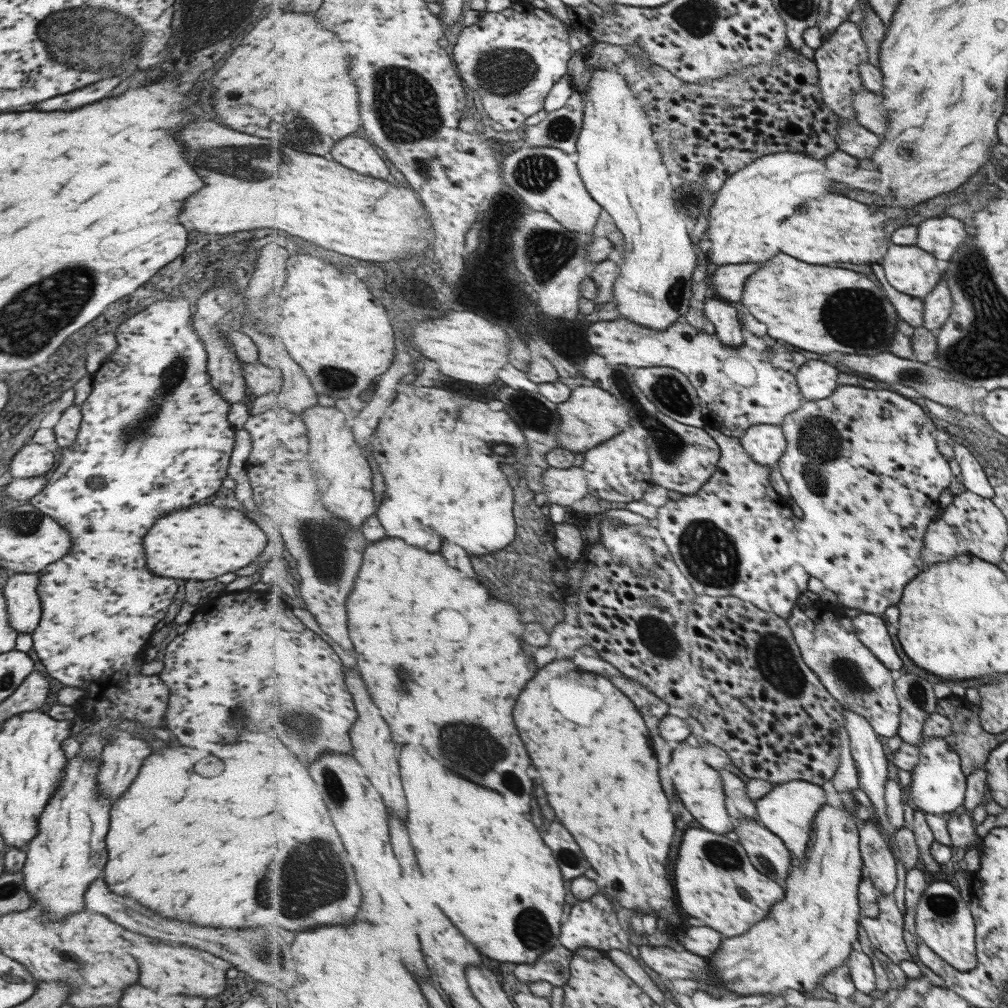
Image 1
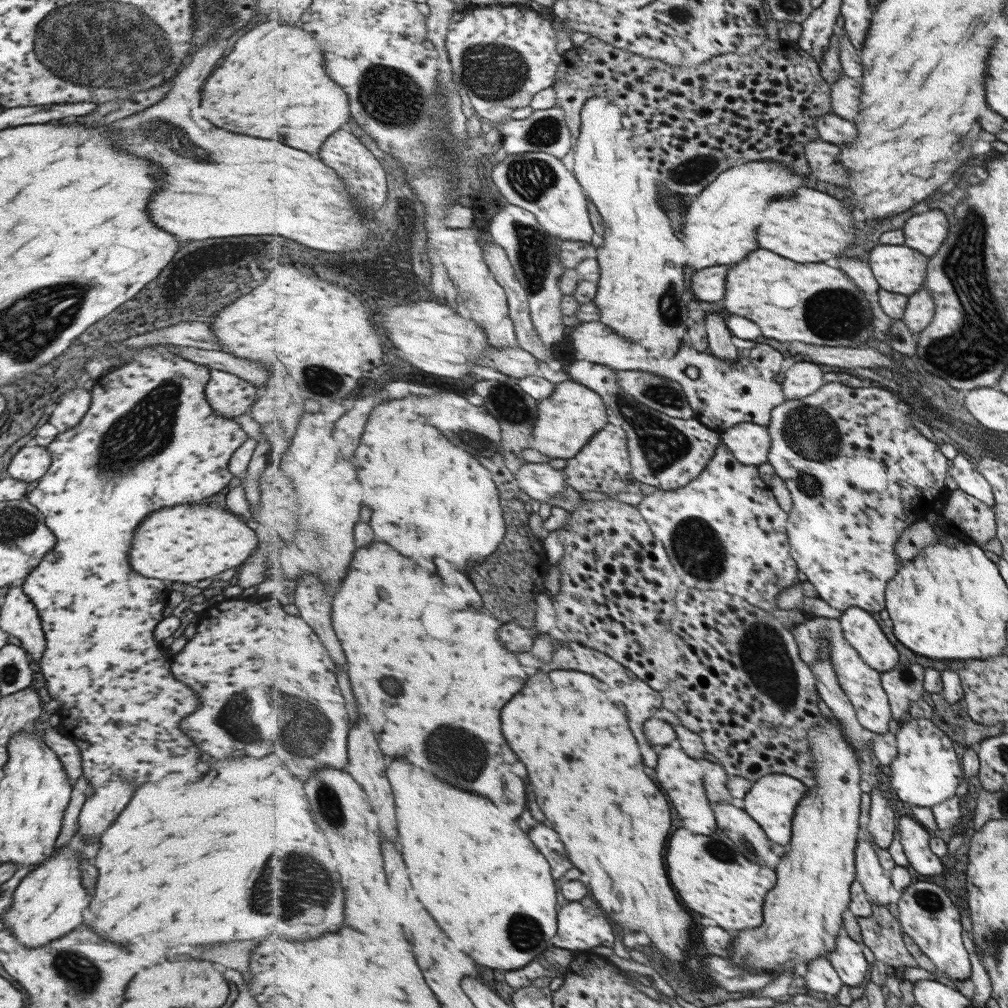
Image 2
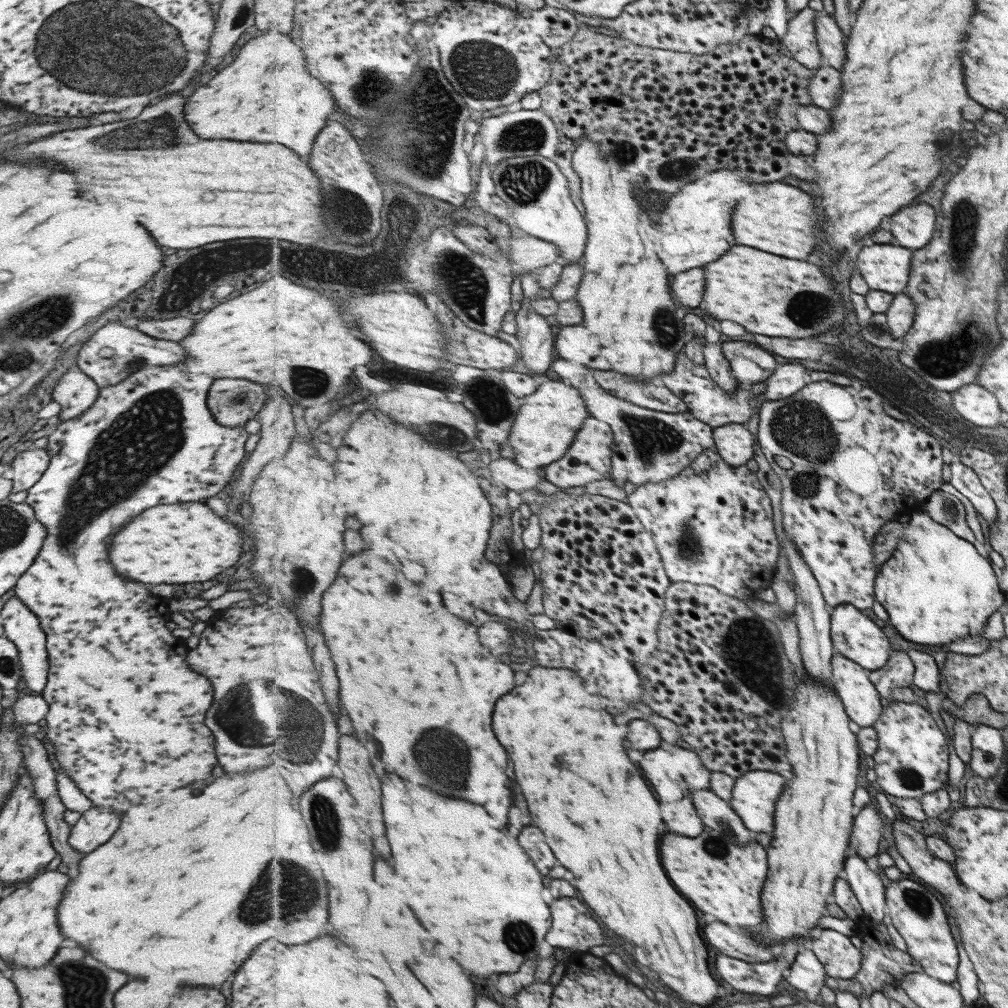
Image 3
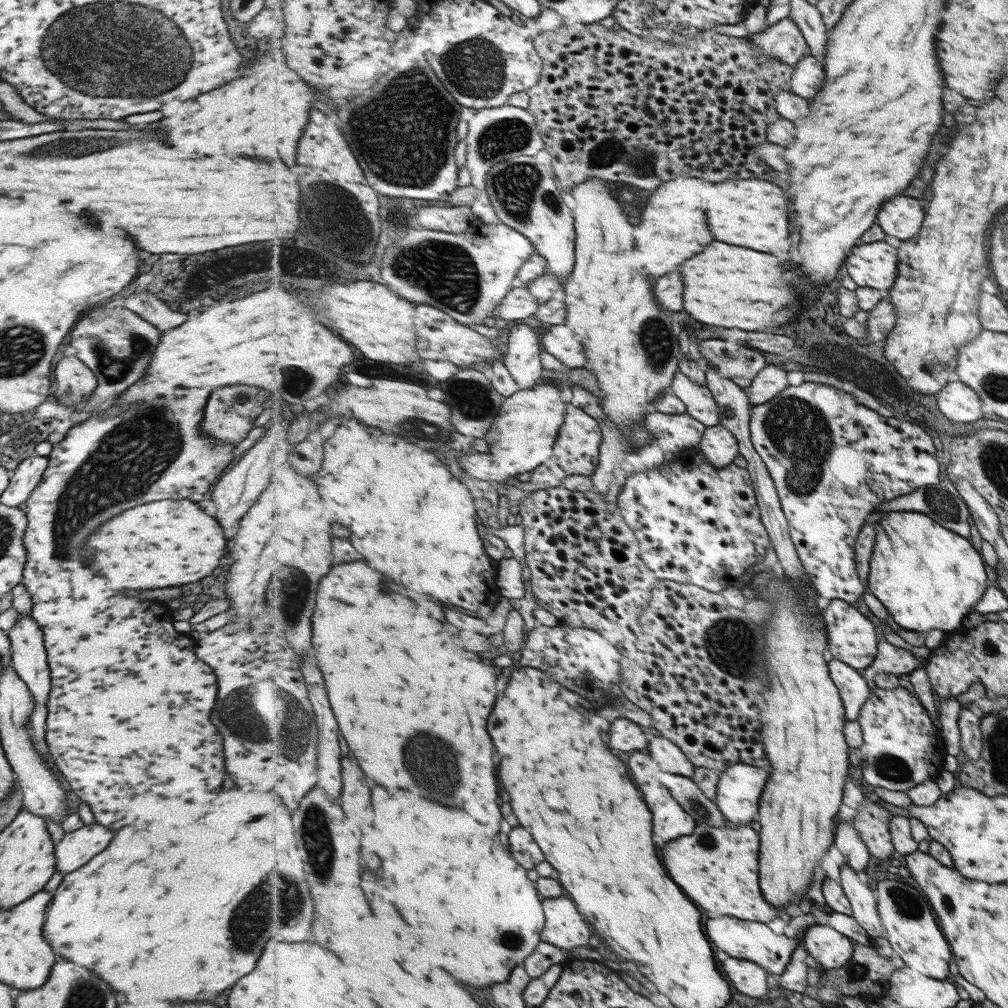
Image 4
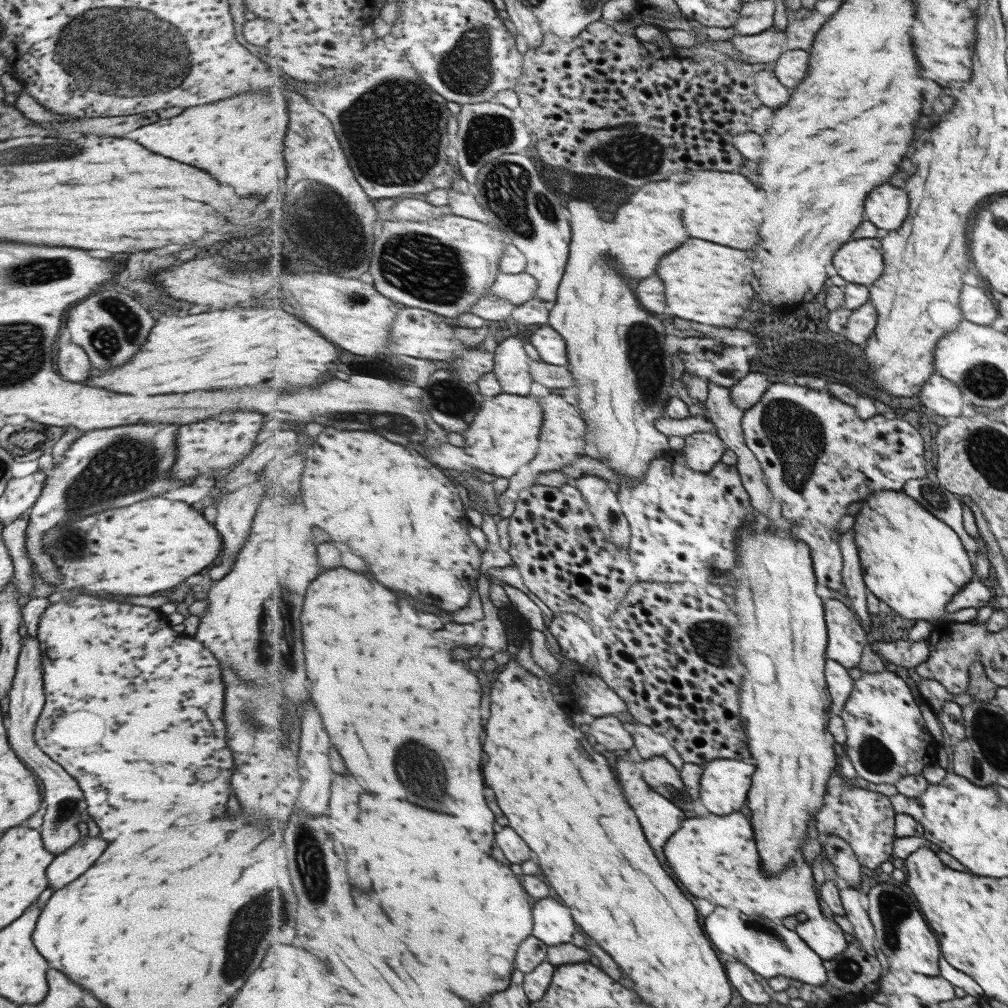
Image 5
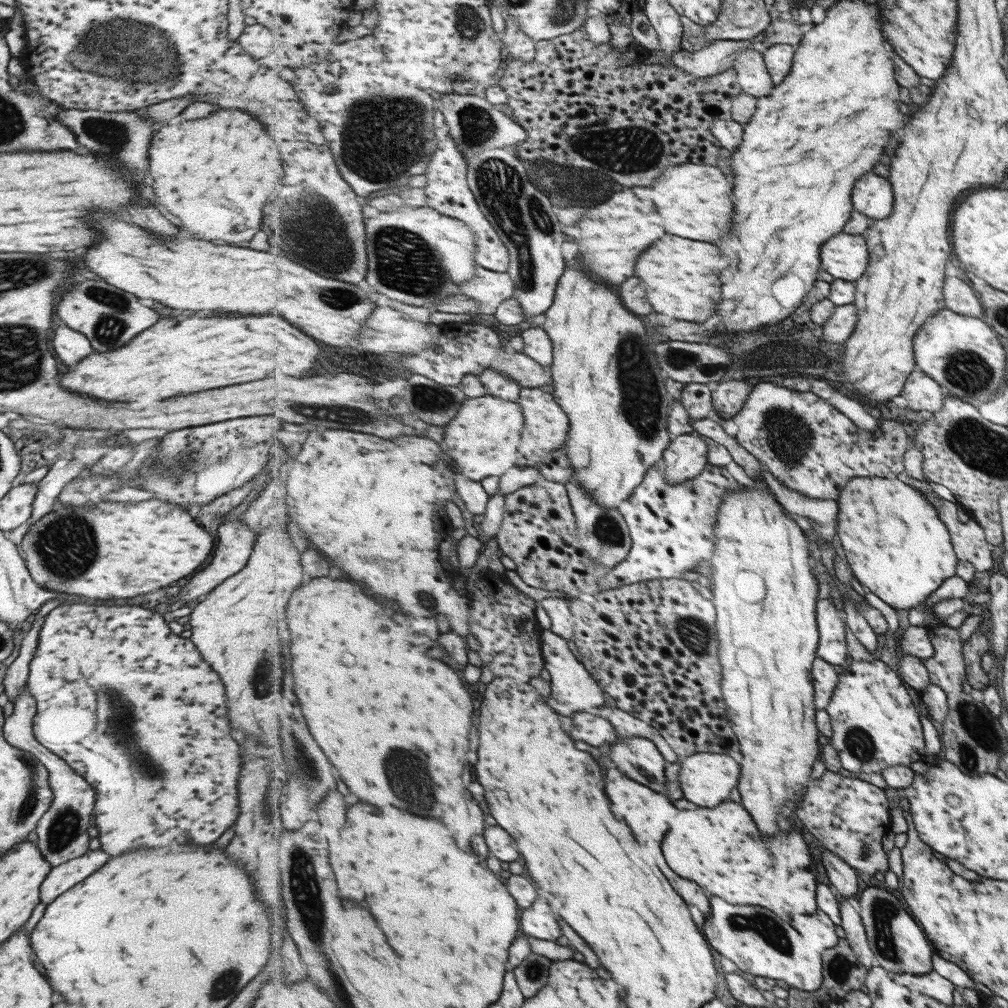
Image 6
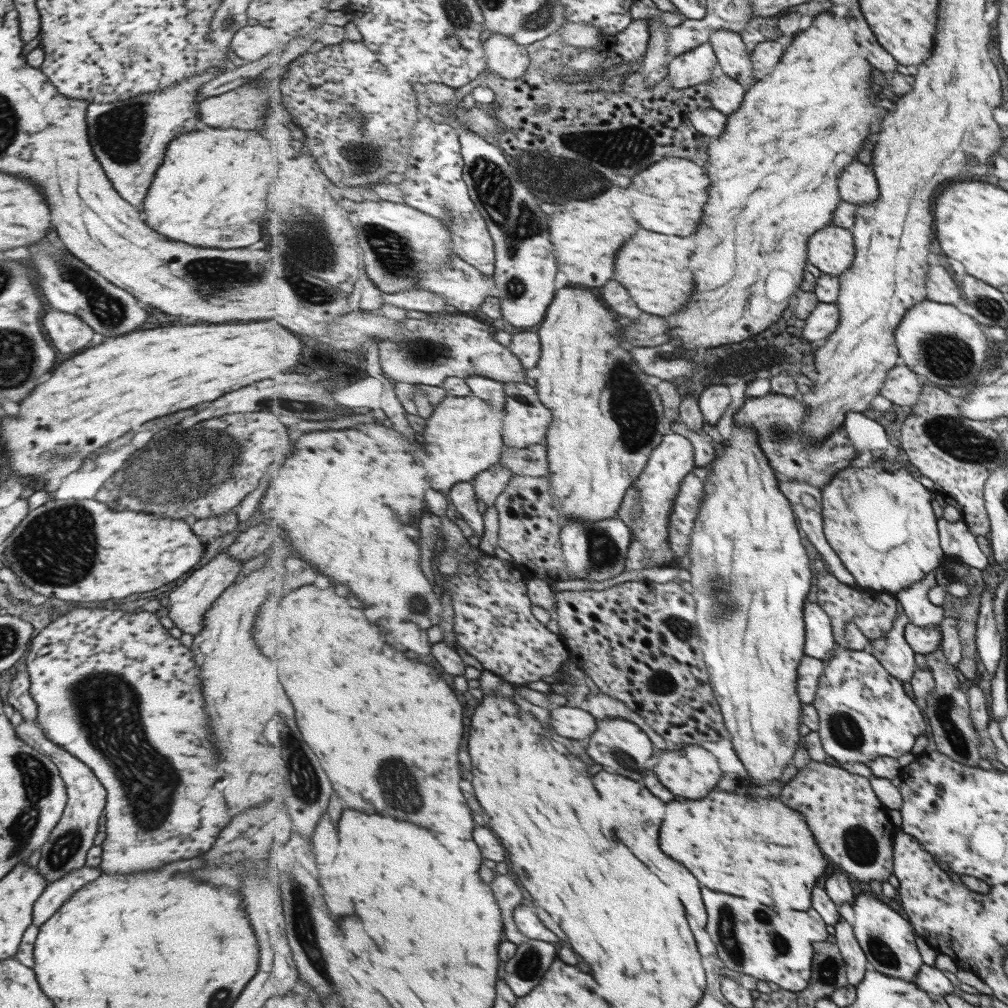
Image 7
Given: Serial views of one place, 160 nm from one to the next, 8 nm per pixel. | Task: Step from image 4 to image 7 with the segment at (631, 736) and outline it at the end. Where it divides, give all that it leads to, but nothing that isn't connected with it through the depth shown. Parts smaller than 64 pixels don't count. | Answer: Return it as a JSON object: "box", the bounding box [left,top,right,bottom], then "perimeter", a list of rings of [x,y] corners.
{"box":[550,706,598,740],"perimeter":[[[557,706],[551,711],[550,724],[564,740],[585,740],[598,729],[598,720],[585,706]]]}

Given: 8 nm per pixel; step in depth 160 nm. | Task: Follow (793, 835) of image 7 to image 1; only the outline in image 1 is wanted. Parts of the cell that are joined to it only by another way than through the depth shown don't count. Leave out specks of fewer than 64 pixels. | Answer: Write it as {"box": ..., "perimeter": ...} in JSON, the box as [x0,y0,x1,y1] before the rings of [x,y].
{"box":[675,828,786,938],"perimeter":[[[691,828],[681,844],[679,862],[675,868],[677,898],[681,908],[707,922],[707,926],[733,938],[749,932],[753,926],[770,916],[771,908],[785,899],[786,888],[769,876],[761,874],[751,862],[741,844],[711,836],[709,830]]]}

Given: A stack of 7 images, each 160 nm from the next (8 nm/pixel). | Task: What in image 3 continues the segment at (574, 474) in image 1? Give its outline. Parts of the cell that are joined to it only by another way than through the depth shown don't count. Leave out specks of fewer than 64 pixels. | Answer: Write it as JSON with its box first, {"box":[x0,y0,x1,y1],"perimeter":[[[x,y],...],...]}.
{"box":[485,457,547,494],"perimeter":[[[499,457],[498,459],[492,460],[491,464],[489,464],[489,468],[491,468],[491,472],[485,472],[489,473],[492,477],[493,484],[496,485],[504,485],[509,491],[515,491],[518,494],[521,494],[521,492],[525,492],[525,490],[536,490],[537,486],[543,482],[543,478],[547,478],[547,476],[543,477],[541,476],[541,467],[531,467],[527,468],[524,465],[520,465],[515,458],[509,459],[509,458],[502,458]]]}

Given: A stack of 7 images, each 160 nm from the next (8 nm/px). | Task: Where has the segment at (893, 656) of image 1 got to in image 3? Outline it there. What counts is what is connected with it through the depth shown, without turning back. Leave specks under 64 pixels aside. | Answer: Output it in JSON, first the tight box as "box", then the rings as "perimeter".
{"box":[831,603,891,671],"perimeter":[[[845,603],[833,608],[831,638],[833,639],[836,654],[845,655],[854,660],[863,668],[875,671],[882,669],[891,658],[891,642],[885,636],[885,632],[871,620],[867,618],[859,607]]]}

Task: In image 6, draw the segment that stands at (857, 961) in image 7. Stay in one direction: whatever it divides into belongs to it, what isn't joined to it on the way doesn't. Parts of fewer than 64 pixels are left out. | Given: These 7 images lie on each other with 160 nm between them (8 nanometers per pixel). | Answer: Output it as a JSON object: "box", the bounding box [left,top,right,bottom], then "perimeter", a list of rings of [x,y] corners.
{"box":[840,898,876,970],"perimeter":[[[842,898],[840,902],[842,912],[842,928],[845,938],[849,941],[859,962],[869,970],[876,965],[876,956],[870,947],[867,929],[860,915],[859,907],[852,899]]]}

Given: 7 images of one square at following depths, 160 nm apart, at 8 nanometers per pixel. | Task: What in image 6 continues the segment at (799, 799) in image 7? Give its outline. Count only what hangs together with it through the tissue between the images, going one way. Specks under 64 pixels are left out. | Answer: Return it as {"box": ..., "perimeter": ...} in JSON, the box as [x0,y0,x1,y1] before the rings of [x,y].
{"box":[791,769,893,875],"perimeter":[[[828,769],[820,779],[812,779],[806,788],[806,794],[793,802],[791,815],[799,818],[805,829],[823,844],[825,849],[831,850],[833,854],[843,858],[849,866],[857,871],[870,875],[889,871],[889,858],[883,848],[883,838],[889,832],[889,826],[892,826],[889,812],[893,808],[889,808],[886,789],[865,780],[842,776],[838,772]]]}

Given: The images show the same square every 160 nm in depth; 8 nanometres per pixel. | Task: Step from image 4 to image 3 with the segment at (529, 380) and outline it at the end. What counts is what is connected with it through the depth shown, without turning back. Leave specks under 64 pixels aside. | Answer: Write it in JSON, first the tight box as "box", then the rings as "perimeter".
{"box":[517,305,556,374],"perimeter":[[[525,305],[517,311],[518,334],[520,343],[519,364],[523,371],[543,374],[551,370],[555,362],[556,335],[547,316],[532,311]]]}

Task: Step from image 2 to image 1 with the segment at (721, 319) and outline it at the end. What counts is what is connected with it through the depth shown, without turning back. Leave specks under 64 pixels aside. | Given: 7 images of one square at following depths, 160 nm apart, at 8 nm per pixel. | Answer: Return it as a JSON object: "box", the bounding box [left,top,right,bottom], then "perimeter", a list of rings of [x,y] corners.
{"box":[705,293,743,347],"perimeter":[[[708,293],[705,310],[711,322],[716,326],[716,335],[727,345],[738,347],[743,340],[743,326],[739,321],[739,312],[727,300],[714,293]]]}

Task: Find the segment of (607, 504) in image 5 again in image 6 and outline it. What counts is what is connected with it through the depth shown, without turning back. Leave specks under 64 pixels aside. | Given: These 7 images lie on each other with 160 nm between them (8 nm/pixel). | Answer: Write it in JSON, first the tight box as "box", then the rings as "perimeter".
{"box":[566,481,633,568],"perimeter":[[[574,481],[567,482],[566,488],[576,512],[579,525],[579,543],[583,546],[583,550],[589,553],[594,561],[615,568],[616,564],[627,558],[627,554],[631,550],[631,544],[633,544],[630,528],[624,516],[618,508],[604,507],[601,503],[598,503],[593,495]]]}

